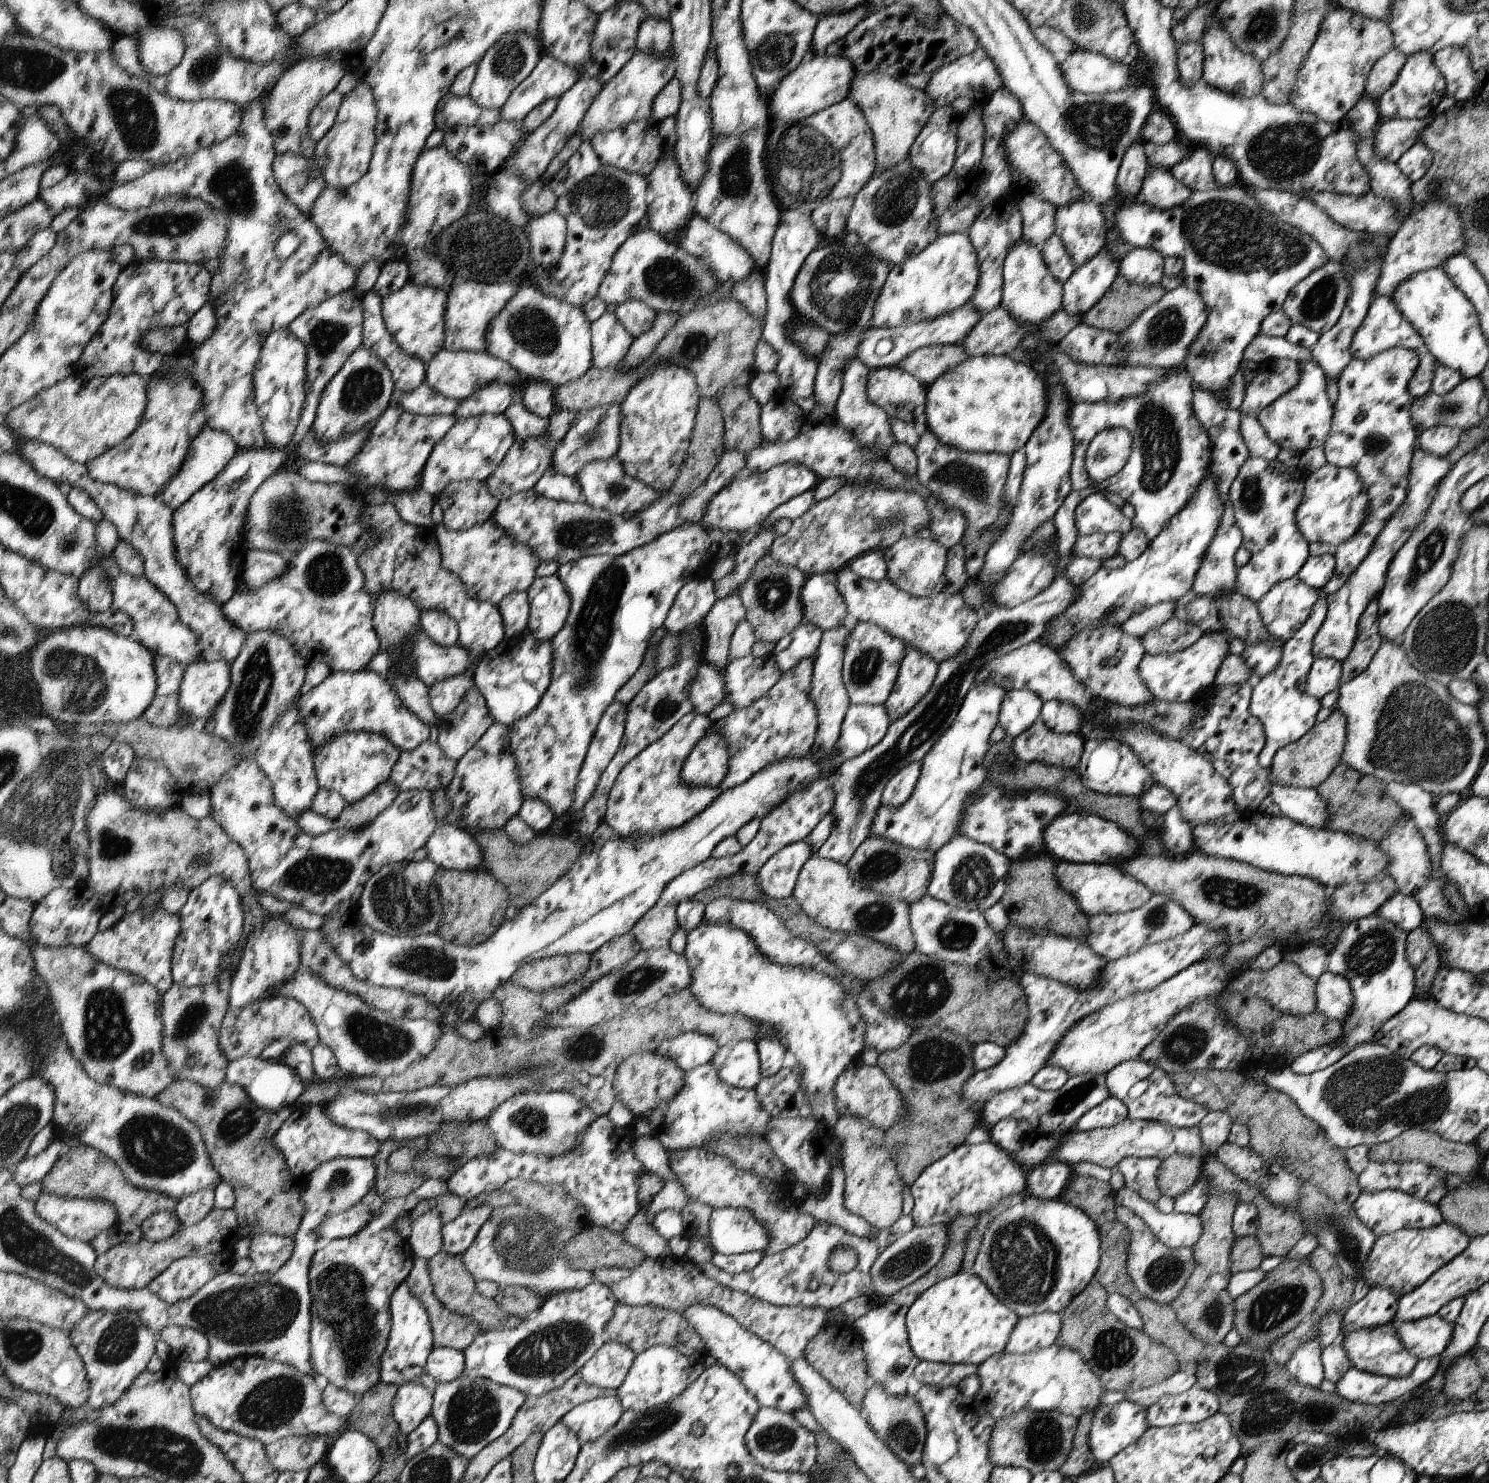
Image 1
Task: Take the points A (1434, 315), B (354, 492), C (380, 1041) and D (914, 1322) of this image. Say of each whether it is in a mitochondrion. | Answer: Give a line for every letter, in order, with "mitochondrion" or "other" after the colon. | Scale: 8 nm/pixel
A: mitochondrion
B: other
C: mitochondrion
D: other

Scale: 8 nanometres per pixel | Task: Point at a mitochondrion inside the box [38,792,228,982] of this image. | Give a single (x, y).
(112, 845)

